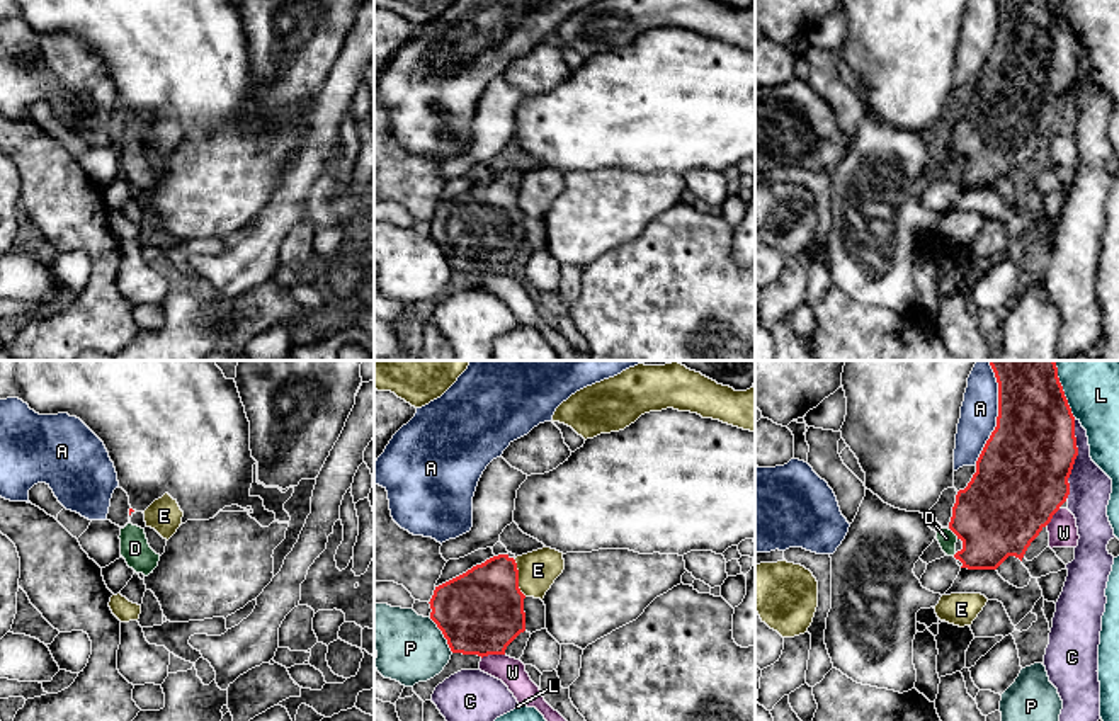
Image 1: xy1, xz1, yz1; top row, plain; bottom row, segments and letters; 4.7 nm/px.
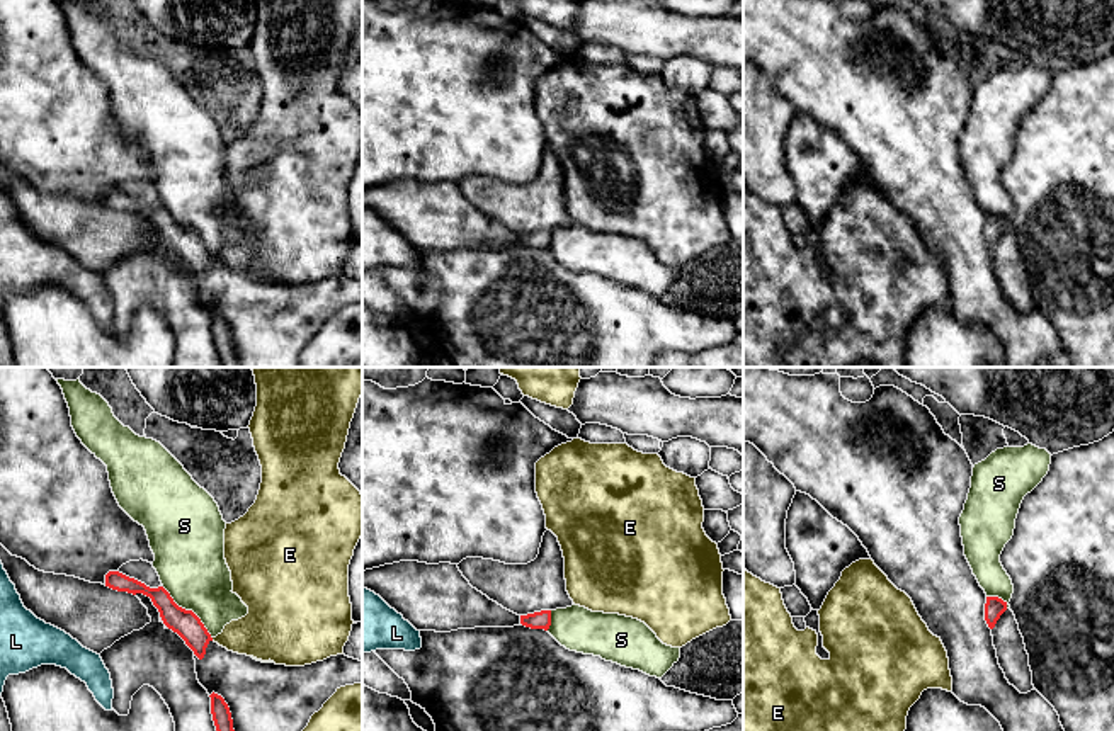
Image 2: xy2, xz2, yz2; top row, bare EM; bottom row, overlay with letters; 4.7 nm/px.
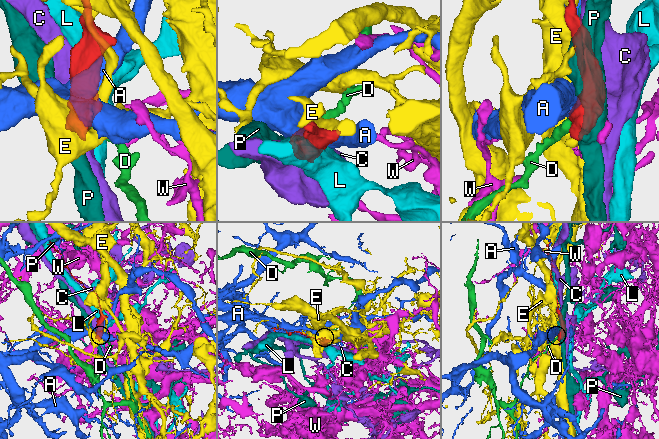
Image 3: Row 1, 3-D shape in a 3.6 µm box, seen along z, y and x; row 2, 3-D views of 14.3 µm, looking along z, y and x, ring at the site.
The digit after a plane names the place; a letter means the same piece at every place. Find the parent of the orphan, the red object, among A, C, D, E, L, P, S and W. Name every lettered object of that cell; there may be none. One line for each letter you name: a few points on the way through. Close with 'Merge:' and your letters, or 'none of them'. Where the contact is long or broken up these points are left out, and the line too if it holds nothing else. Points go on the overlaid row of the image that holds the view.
D: across yz1 (999, 514), (968, 522), (954, 533), (946, 538)
Merge: D

